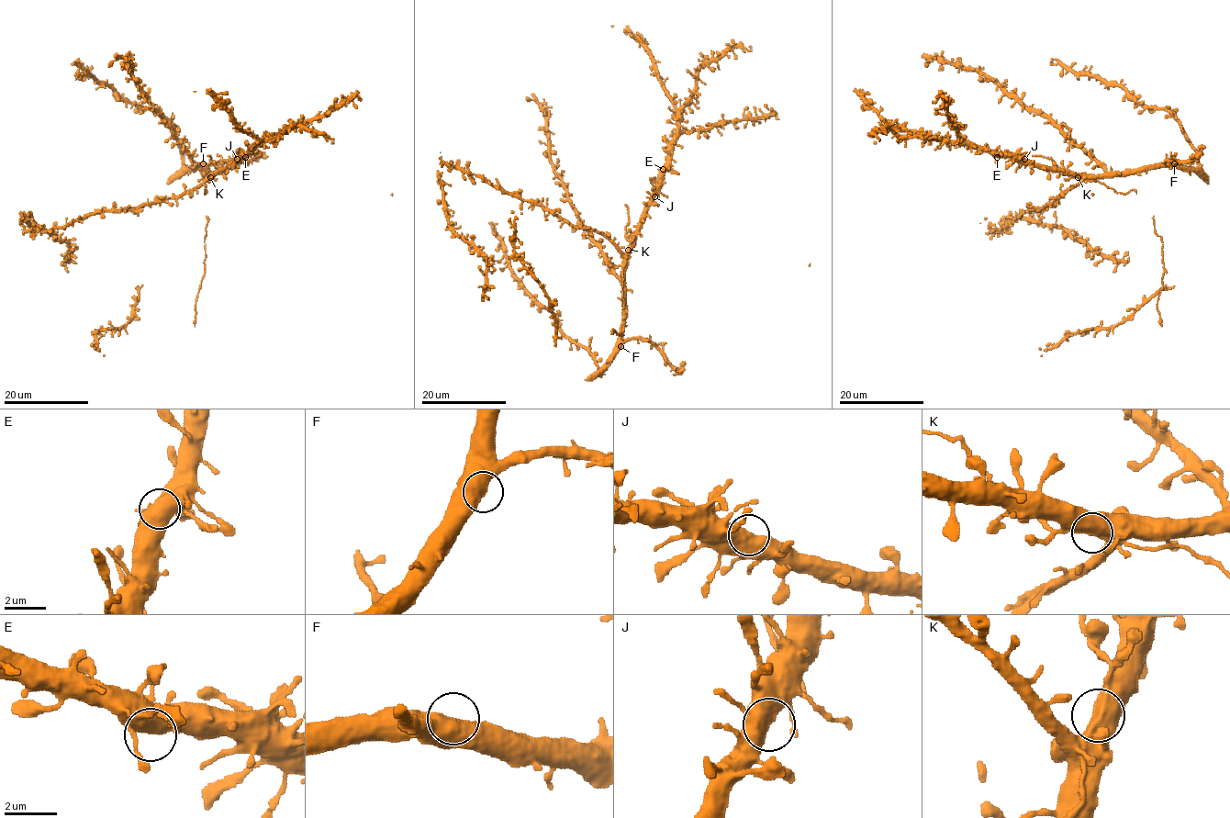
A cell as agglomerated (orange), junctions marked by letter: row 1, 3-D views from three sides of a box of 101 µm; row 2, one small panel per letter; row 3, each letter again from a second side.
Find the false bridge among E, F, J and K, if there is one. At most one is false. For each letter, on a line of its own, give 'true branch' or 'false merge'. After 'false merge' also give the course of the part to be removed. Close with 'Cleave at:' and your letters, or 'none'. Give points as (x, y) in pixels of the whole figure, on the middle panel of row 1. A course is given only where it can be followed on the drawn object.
E: true branch
F: true branch
J: true branch
K: true branch
Cleave at: none

